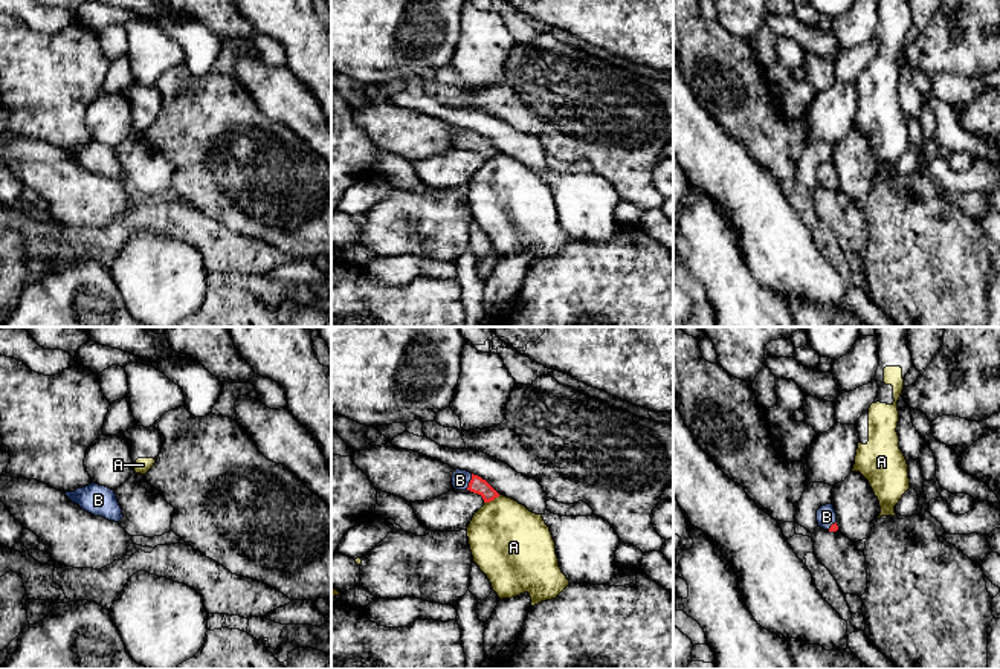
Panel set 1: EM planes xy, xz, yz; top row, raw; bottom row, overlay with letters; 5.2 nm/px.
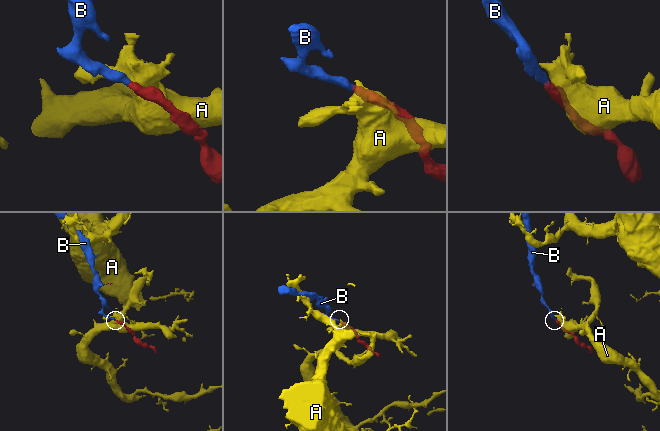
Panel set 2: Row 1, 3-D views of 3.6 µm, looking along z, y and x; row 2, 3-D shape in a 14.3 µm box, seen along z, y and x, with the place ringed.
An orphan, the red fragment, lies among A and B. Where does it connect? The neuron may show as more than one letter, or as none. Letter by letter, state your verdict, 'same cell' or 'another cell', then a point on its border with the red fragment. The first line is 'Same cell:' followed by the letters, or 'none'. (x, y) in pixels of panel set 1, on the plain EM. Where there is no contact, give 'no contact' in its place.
Same cell: B
A: another cell; contact xz (492, 158)
B: same cell; contact xz (470, 139)

